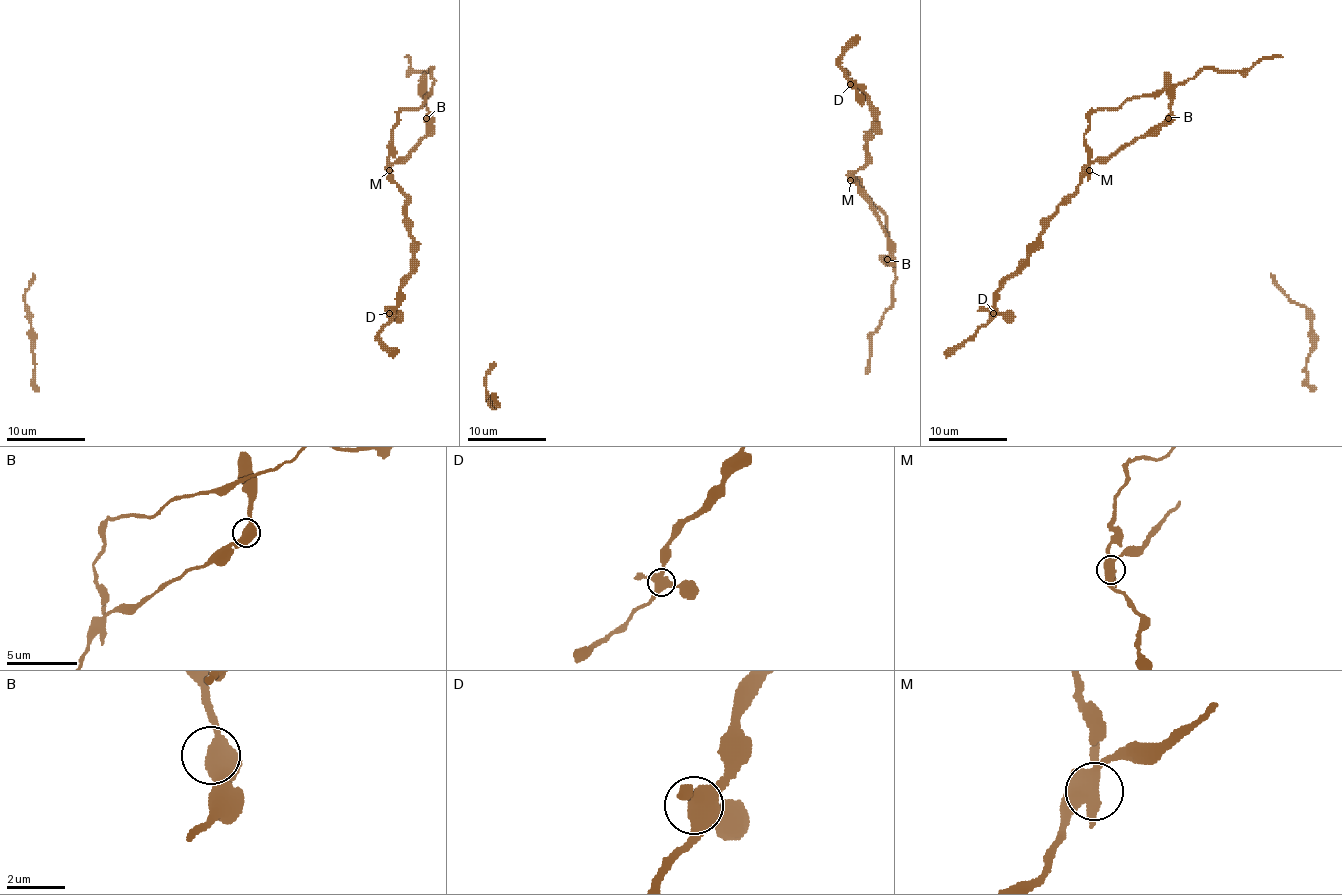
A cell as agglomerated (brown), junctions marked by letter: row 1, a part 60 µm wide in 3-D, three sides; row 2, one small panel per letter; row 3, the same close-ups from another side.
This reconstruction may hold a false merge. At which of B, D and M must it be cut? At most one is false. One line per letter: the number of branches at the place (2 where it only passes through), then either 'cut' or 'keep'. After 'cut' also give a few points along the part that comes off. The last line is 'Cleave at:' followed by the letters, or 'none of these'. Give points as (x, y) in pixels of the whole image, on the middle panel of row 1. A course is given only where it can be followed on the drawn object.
B: branches 3; keep
D: branches 4; keep
M: branches 3; cut; course (850, 181), (852, 175), (868, 198), (887, 218), (895, 275), (891, 307), (873, 334), (866, 373)
Cleave at: M

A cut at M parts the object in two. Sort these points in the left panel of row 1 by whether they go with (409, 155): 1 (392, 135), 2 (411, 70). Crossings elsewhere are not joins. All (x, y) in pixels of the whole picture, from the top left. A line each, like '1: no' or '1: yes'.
1: no
2: no

